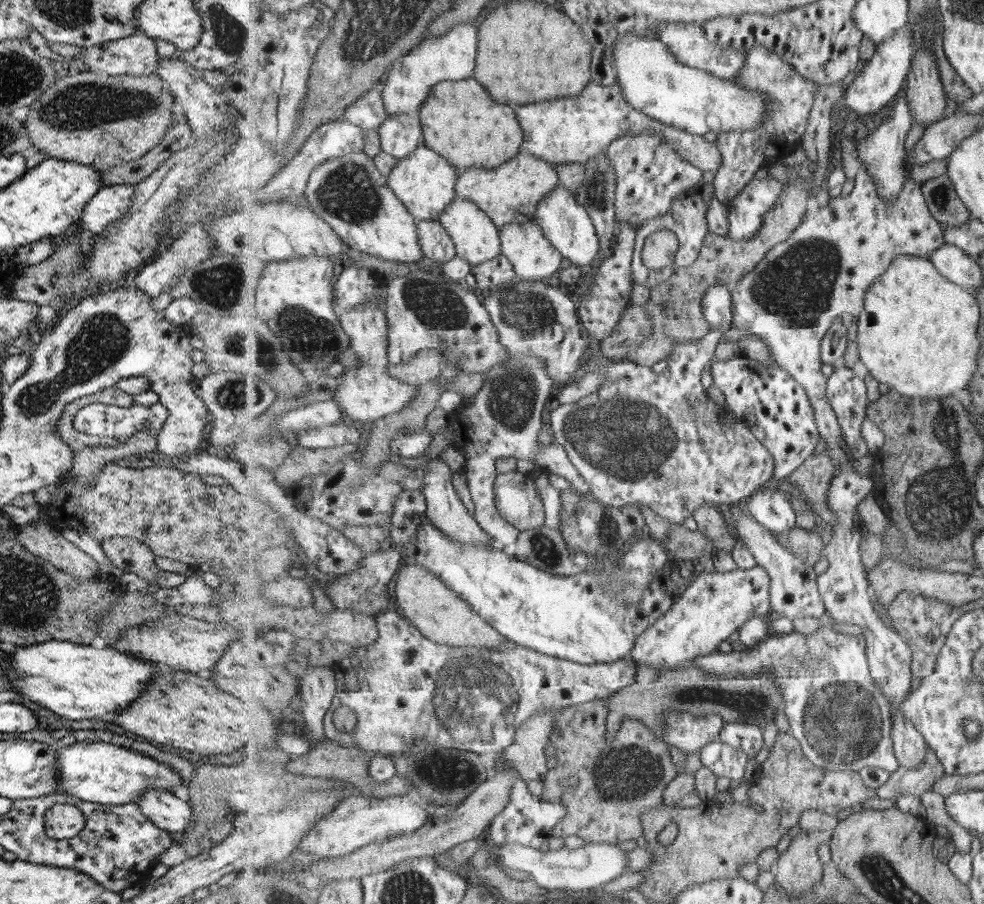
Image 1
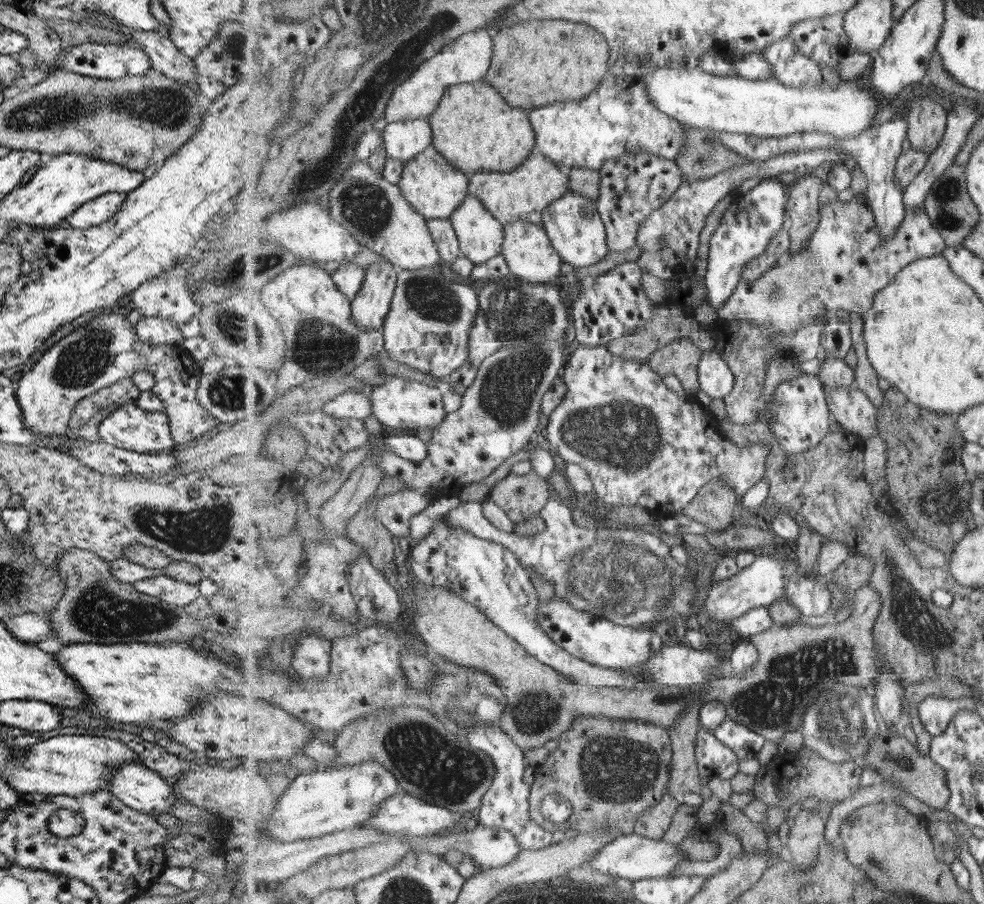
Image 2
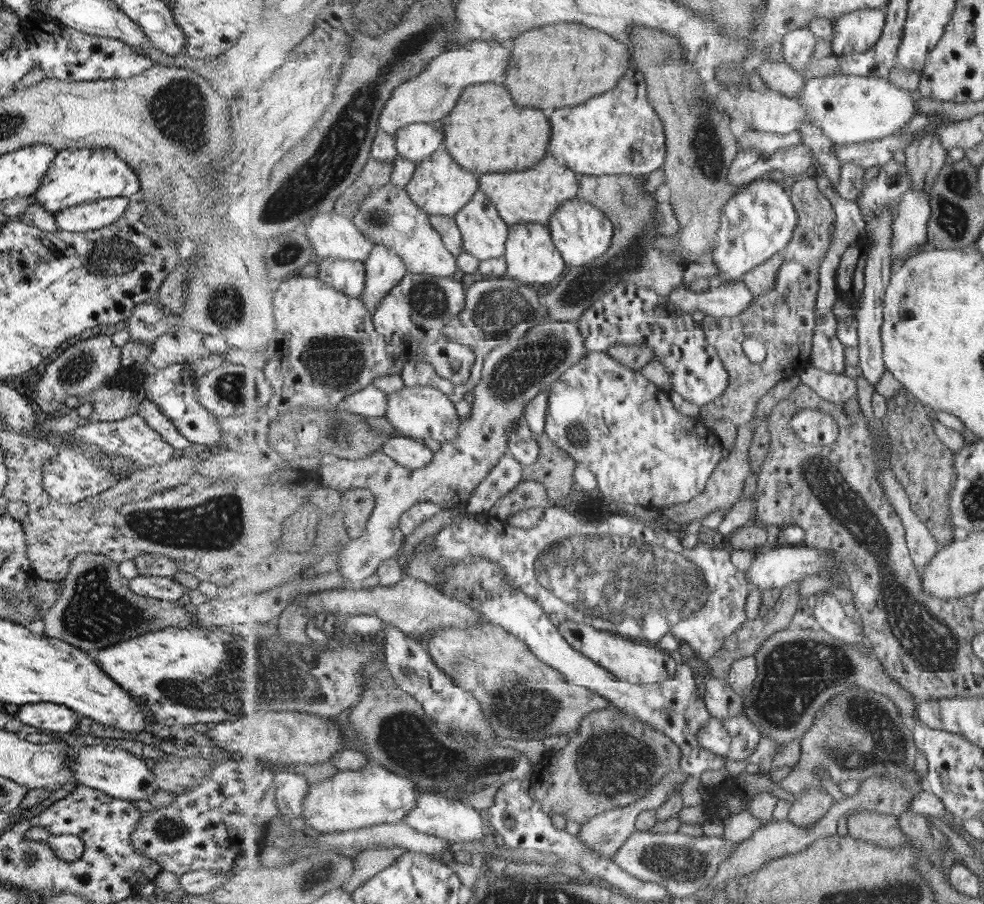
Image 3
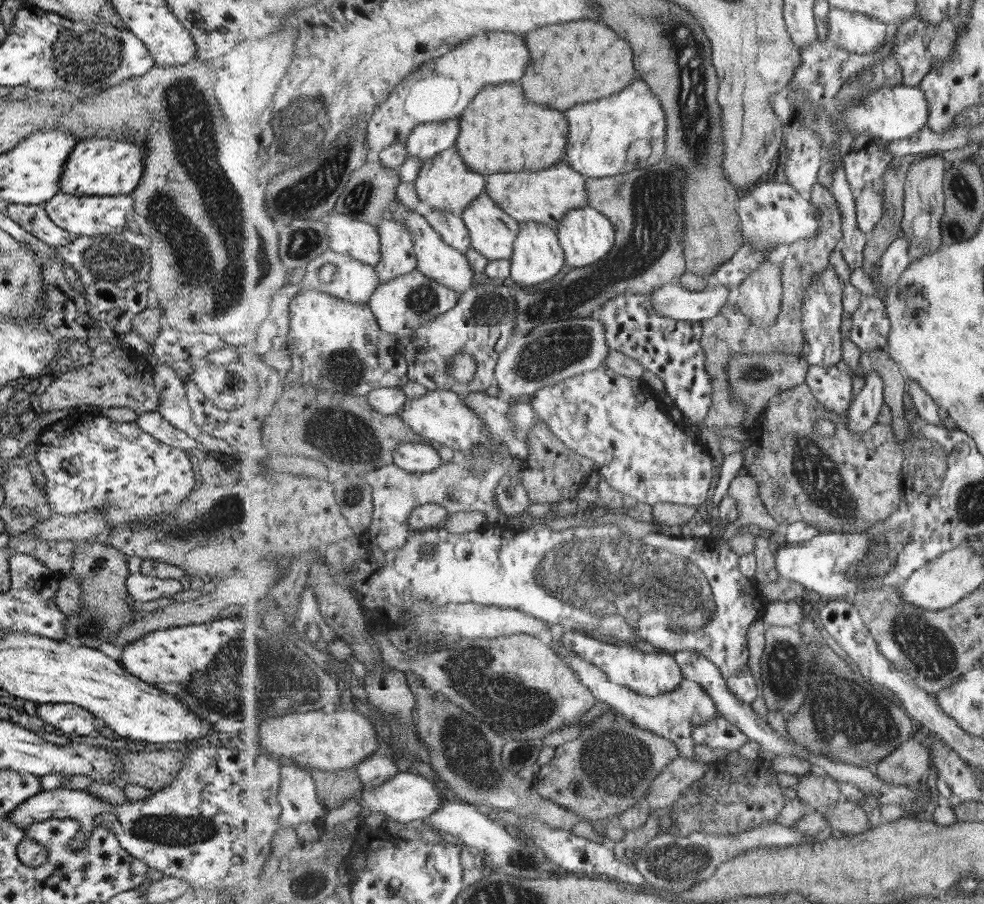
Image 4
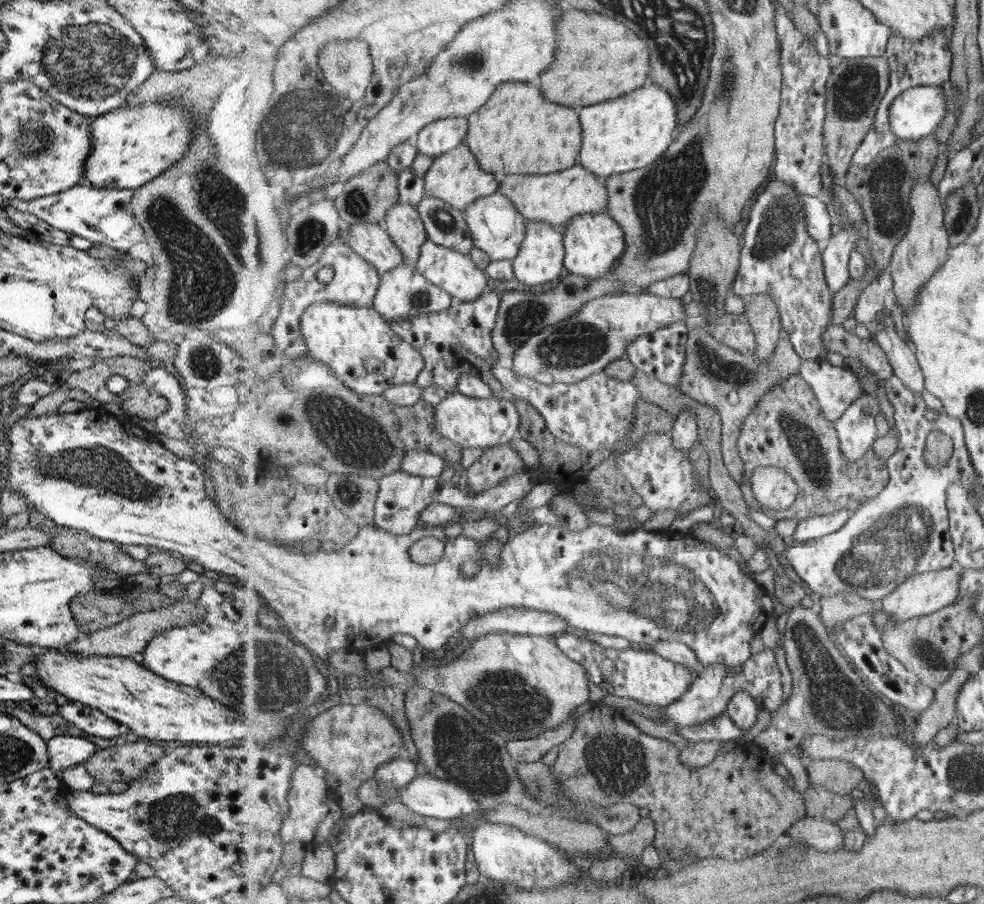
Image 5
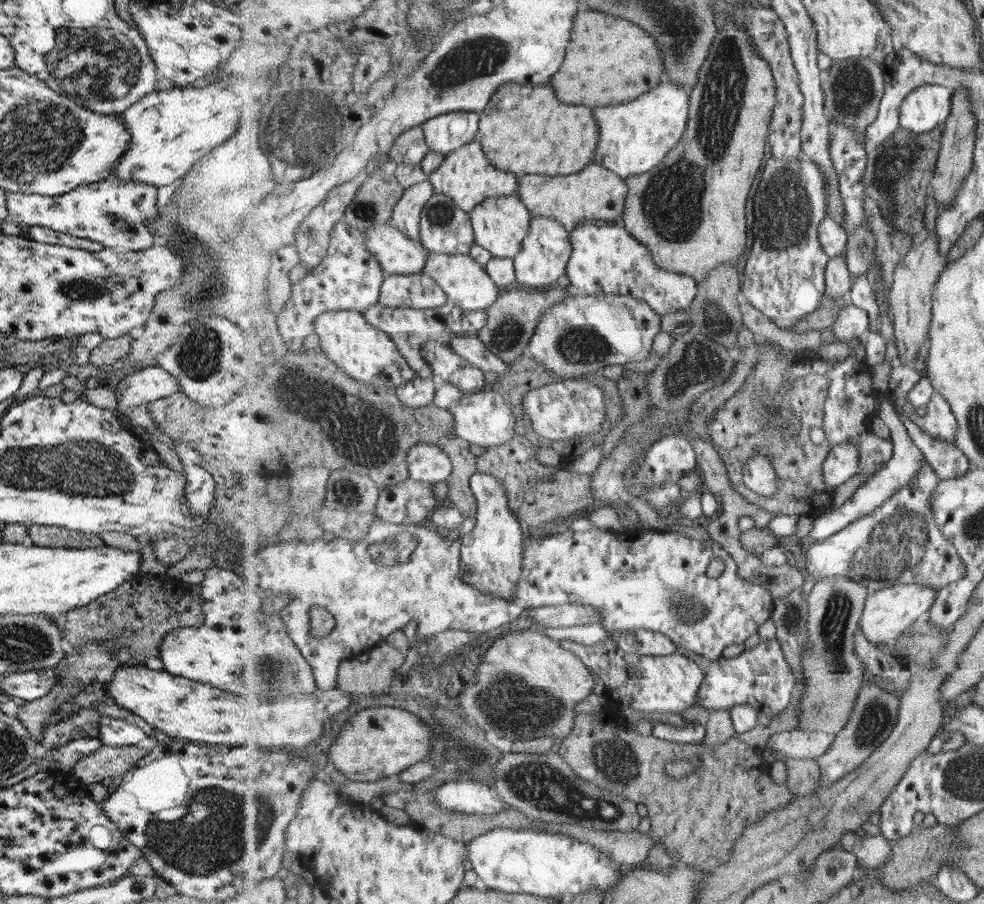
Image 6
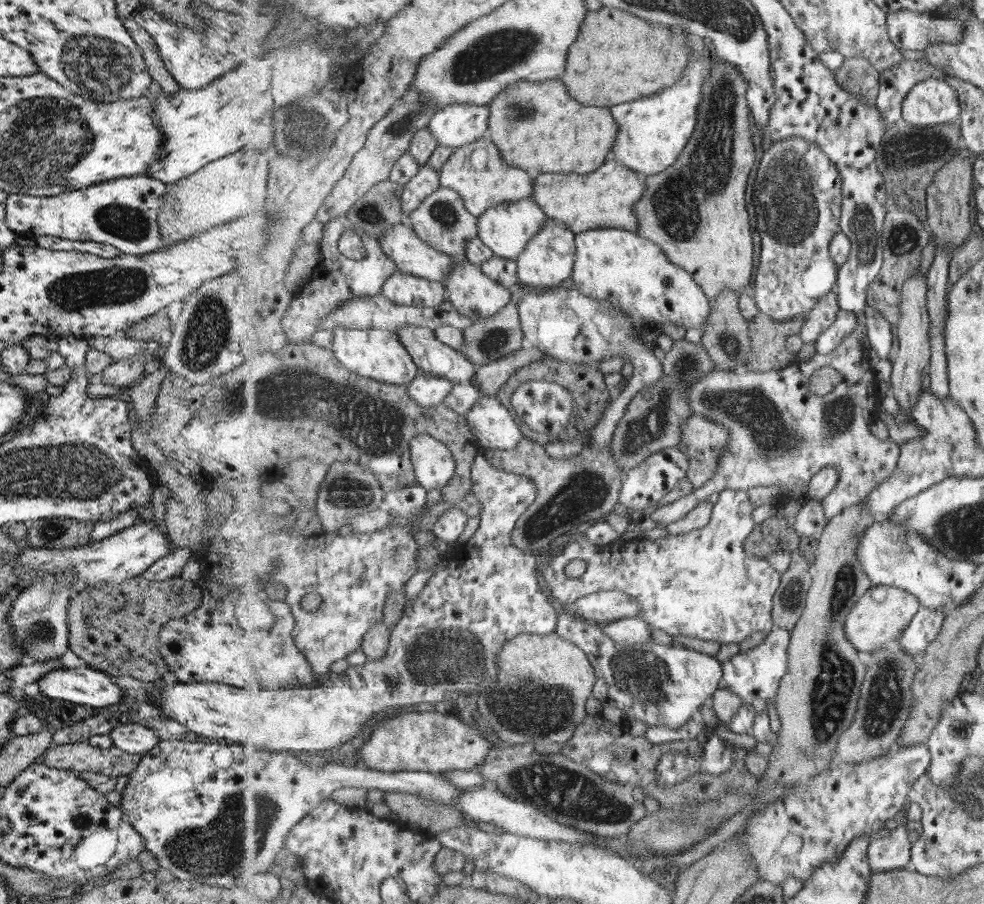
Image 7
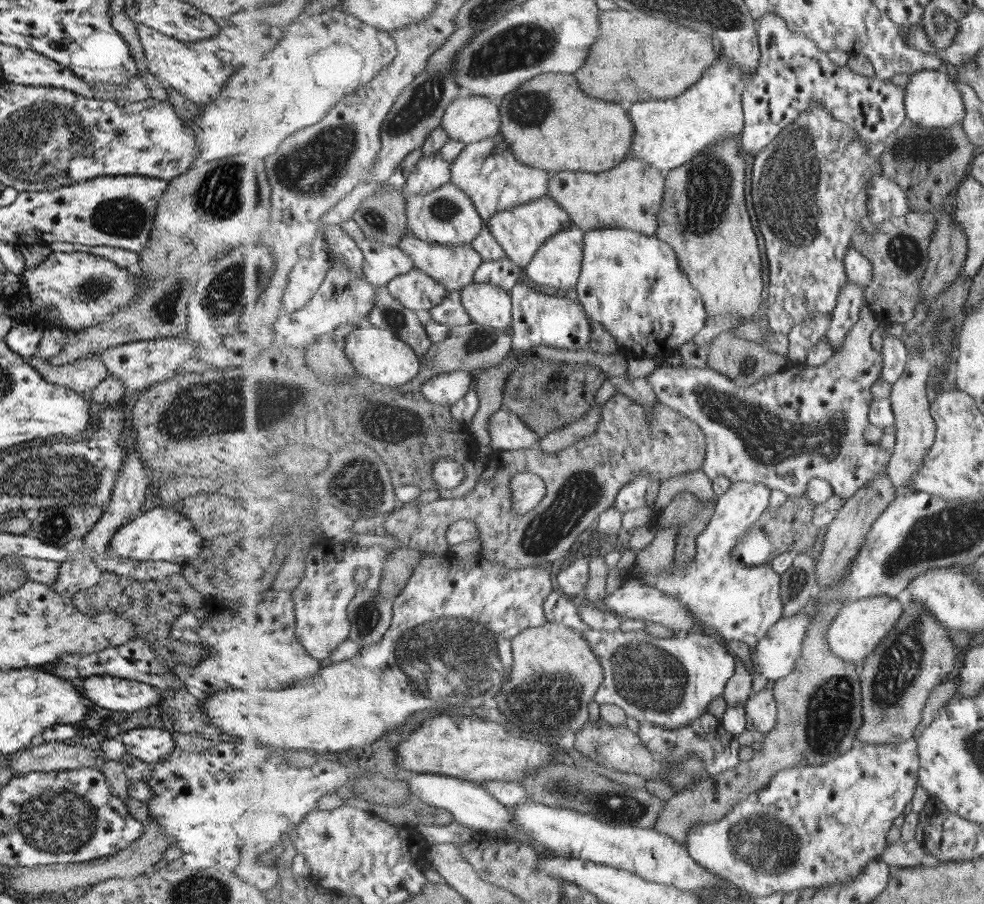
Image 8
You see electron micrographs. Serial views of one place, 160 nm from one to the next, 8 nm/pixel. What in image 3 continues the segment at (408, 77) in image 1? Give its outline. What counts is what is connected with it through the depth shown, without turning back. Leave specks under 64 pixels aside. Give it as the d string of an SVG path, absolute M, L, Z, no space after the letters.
M463 40L455 50L445 50L415 78L409 79L393 91L379 120L379 128L396 137L397 132L409 124L433 123L441 121L457 106L468 86L486 82L500 82L505 78L511 50L509 44L499 44L495 40Z

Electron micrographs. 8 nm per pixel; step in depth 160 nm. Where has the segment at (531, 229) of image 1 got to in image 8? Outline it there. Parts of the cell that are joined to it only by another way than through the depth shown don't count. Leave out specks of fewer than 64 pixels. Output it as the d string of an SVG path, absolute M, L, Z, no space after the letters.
M571 225L559 234L551 236L545 244L539 248L534 259L523 269L527 274L528 282L536 287L551 286L559 290L575 290L578 285L582 262L584 260L584 239L586 234L577 225Z

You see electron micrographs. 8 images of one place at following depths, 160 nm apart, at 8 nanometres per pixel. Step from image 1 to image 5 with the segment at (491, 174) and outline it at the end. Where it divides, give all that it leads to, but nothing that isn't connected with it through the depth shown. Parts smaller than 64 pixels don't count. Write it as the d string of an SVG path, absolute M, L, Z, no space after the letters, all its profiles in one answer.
M582 165L547 175L507 175L501 177L499 192L516 204L529 221L541 221L565 230L574 216L585 213L607 213L609 193L603 178Z

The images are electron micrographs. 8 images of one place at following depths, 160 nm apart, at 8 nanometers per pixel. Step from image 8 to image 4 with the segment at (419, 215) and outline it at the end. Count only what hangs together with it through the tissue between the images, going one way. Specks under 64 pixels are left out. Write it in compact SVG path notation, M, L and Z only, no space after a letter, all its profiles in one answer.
M433 208L425 216L441 238L453 248L465 254L472 249L471 234L461 215Z

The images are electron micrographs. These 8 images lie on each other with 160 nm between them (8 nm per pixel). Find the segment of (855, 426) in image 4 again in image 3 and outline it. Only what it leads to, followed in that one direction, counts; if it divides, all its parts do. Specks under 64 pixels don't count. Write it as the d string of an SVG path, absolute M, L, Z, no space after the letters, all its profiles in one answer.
M885 205L878 217L866 222L868 237L871 237L875 244L870 250L867 262L864 296L859 300L854 311L855 318L858 321L859 365L864 370L864 378L871 386L879 384L888 370L883 354L882 326L884 323L884 298L886 297L886 290L890 285L893 271L893 221L891 206Z

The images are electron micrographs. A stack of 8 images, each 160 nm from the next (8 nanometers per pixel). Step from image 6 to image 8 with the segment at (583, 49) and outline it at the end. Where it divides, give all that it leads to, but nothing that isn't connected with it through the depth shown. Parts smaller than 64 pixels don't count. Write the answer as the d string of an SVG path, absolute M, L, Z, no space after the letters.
M617 8L601 12L599 40L575 76L589 96L629 106L641 100L673 100L683 95L718 58L711 32L697 32L643 10Z

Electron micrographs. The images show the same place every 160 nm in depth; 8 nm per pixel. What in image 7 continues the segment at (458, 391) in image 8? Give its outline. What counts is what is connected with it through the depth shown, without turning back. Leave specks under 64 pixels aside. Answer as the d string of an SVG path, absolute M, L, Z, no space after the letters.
M419 374L408 386L412 399L424 407L437 407L444 402L456 384L433 374Z

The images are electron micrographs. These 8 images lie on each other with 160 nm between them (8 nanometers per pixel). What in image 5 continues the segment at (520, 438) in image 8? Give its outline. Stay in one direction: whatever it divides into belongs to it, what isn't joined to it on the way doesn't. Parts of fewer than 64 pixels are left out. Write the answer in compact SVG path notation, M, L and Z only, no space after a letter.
M452 392L434 405L434 420L444 437L470 450L485 450L517 439L522 423L520 410L508 394L501 398L475 398L458 392Z

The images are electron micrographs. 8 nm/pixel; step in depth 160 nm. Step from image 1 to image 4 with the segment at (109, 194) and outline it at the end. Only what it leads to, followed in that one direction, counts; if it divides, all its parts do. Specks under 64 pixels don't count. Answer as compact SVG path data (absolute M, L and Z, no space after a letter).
M58 192L44 202L44 211L49 220L72 237L111 234L133 225L135 216L129 194L115 196L71 196Z

